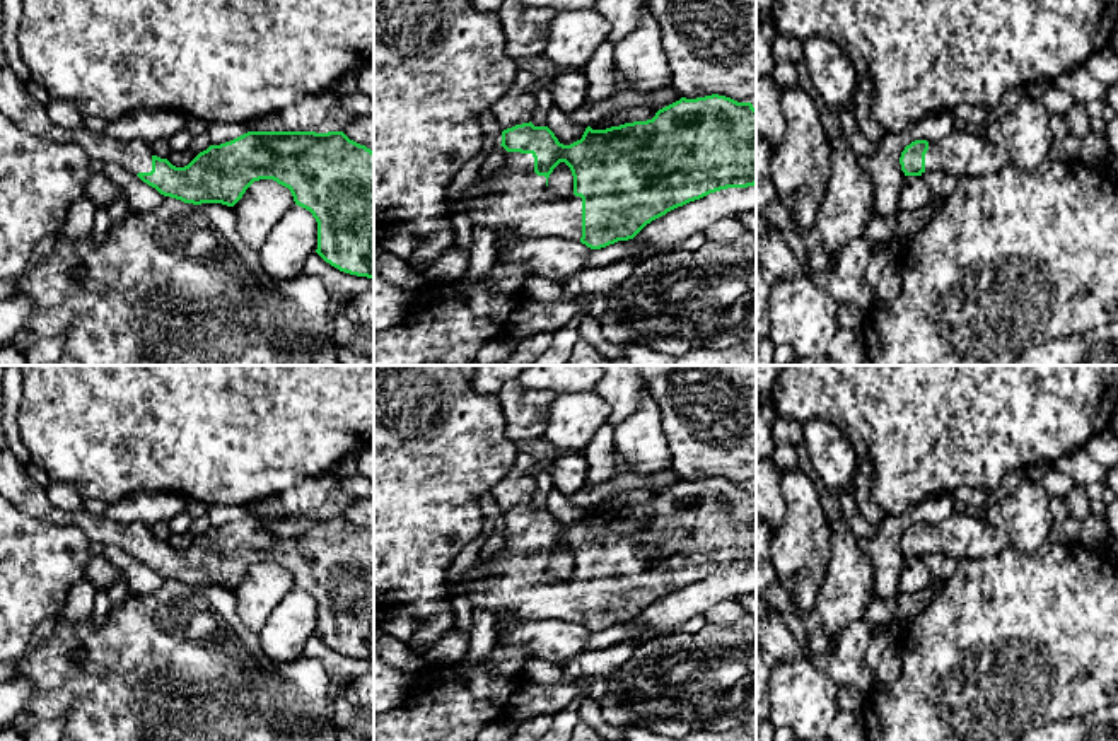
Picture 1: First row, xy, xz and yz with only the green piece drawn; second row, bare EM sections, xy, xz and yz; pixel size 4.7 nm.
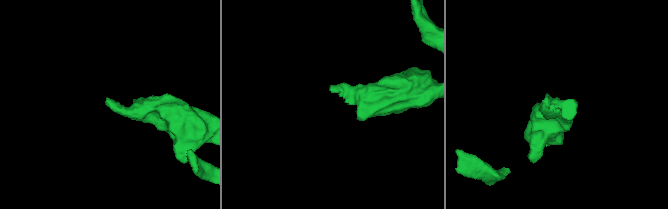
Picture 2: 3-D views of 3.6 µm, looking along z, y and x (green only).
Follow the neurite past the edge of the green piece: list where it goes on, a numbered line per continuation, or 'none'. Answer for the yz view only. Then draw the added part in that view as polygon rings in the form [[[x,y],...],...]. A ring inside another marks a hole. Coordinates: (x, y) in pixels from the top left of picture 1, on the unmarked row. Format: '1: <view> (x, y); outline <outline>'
1: yz (961, 535); outline [[[952,512],[947,519],[929,524],[925,553],[940,551],[954,558],[993,558],[1012,546],[1010,536],[985,517]]]

